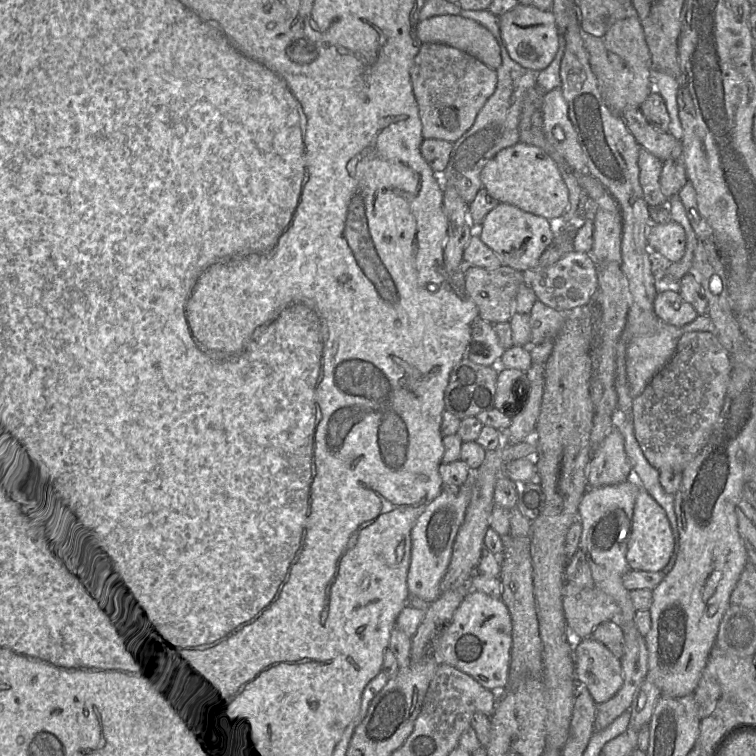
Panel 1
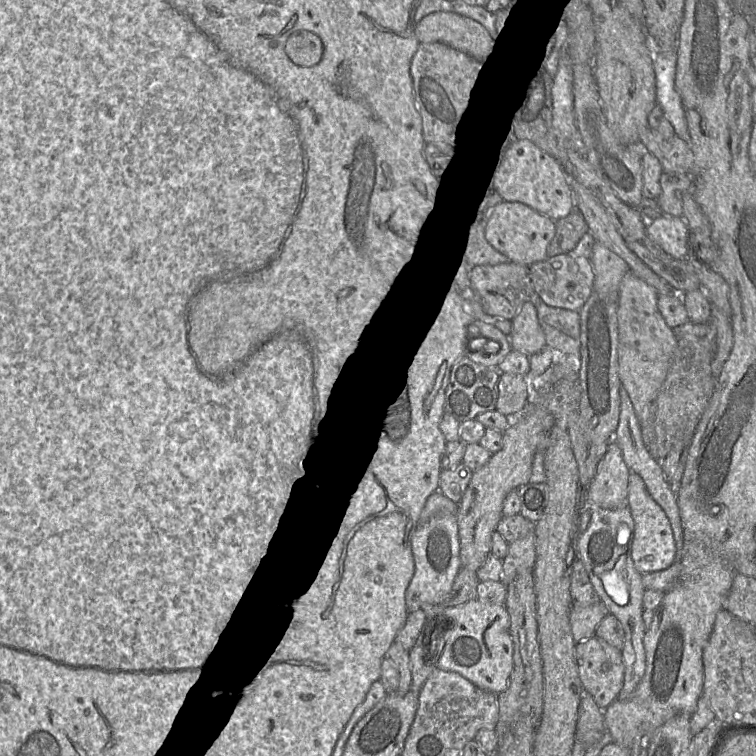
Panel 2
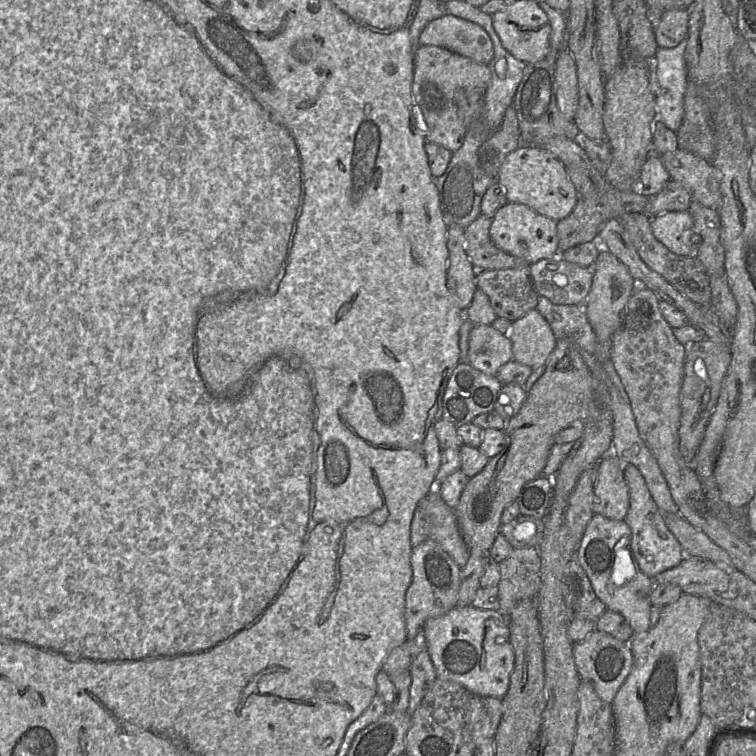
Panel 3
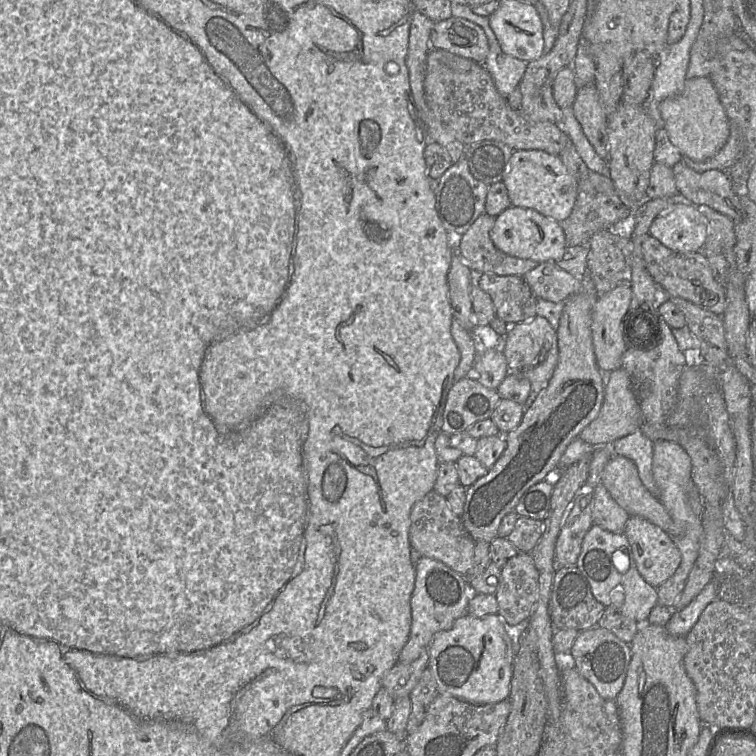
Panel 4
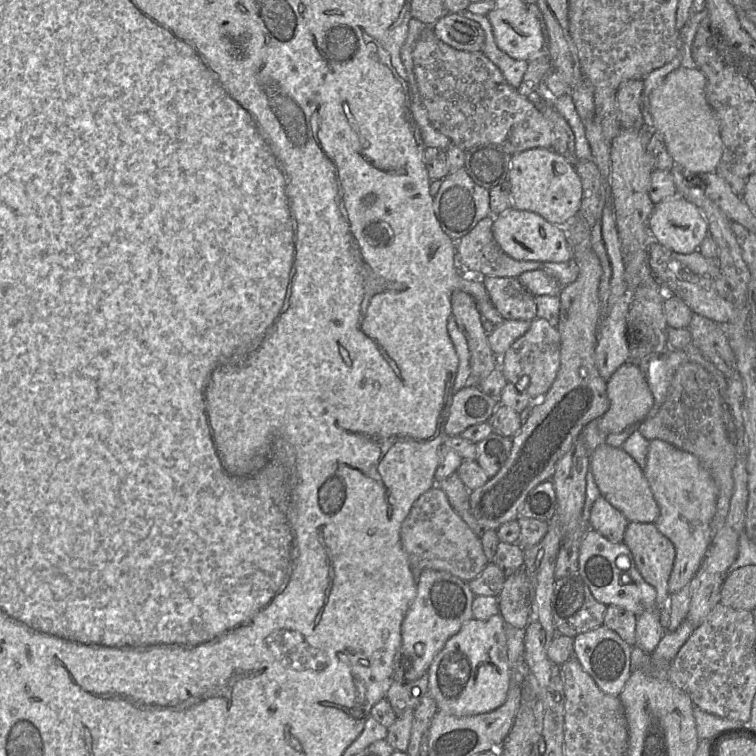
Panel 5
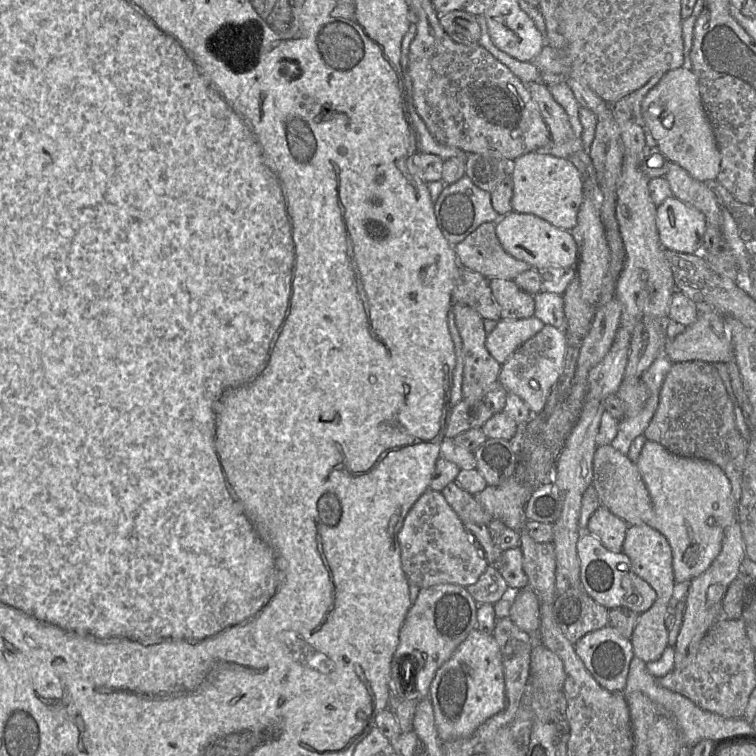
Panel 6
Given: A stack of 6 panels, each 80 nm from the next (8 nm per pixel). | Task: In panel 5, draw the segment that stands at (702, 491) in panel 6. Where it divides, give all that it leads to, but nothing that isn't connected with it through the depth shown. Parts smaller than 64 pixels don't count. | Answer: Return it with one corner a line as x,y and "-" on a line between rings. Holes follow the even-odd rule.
659,439
649,442
643,472
660,509
655,525
675,547
676,556
668,584
670,594
674,594
689,584
708,552
717,487
710,472
696,456

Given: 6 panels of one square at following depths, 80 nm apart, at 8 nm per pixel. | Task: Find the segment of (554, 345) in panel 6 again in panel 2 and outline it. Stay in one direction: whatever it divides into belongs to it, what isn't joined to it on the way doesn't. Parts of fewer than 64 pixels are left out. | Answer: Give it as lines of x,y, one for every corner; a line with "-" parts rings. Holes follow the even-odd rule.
533,301
525,302
511,321
512,332
509,338
512,349
530,357
546,347
545,334

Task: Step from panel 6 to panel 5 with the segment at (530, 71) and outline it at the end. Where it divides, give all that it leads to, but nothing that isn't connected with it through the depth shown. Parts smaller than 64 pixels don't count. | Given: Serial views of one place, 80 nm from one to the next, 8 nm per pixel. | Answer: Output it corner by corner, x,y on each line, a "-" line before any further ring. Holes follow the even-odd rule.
468,9
459,13
477,22
482,27
485,33
484,54
500,69
508,84
517,89
528,68
528,61
514,59
498,48
492,26
486,15
474,14

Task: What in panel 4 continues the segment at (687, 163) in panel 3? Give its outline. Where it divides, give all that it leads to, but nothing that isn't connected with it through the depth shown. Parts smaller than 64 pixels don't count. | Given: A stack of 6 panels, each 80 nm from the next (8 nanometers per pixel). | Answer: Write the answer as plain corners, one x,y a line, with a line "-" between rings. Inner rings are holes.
683,159
671,168
677,191
682,198
697,206
708,207
739,222
744,211
739,196
734,192
727,171
708,170
698,172

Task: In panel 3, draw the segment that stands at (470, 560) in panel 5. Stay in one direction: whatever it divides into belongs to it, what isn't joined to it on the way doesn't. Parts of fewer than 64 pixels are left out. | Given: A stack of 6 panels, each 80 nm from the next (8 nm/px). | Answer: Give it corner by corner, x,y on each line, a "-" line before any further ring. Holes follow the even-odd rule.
436,492
428,493
416,506
411,522
411,545
432,540
462,568
470,557
470,550
461,535
455,512

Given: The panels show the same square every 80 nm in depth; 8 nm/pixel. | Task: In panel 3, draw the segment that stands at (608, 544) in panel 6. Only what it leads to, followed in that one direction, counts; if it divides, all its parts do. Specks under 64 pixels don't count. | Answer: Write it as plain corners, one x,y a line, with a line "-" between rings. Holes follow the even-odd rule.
612,453
598,463
593,485
593,514
608,519
625,520
629,510
629,489
624,478
624,464

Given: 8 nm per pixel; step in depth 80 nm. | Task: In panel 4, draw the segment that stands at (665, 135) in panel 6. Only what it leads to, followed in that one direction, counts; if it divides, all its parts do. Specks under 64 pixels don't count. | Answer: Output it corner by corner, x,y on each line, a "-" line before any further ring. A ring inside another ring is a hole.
709,77
685,80
678,95
664,99
659,105
664,128
671,143
683,157
704,161
717,154
729,137
729,121

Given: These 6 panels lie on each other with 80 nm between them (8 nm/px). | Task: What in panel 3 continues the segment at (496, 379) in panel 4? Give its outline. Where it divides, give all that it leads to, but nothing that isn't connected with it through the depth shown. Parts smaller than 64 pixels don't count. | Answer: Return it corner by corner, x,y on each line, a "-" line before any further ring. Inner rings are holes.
474,325
469,335
467,362
477,370
495,375
501,366
513,359
510,338
492,325

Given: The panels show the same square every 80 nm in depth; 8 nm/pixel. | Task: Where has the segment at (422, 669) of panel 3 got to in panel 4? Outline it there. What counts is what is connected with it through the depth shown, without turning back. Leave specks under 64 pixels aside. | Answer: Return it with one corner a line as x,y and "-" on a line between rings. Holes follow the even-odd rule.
426,668
410,694
411,710
406,726
406,735
413,733
420,726
429,705
437,694
436,682
430,670

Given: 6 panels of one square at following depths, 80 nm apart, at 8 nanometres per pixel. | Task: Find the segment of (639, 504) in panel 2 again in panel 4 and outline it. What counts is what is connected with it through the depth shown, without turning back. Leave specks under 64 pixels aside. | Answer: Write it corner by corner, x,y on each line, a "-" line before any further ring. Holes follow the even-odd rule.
630,516
624,534
639,573
650,585
658,588
675,573
681,553
661,527
640,516

